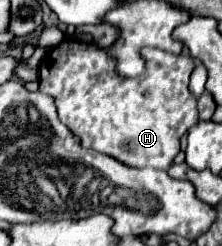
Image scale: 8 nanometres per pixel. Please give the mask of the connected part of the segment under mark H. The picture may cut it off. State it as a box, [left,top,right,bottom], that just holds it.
[40,40,198,170]

